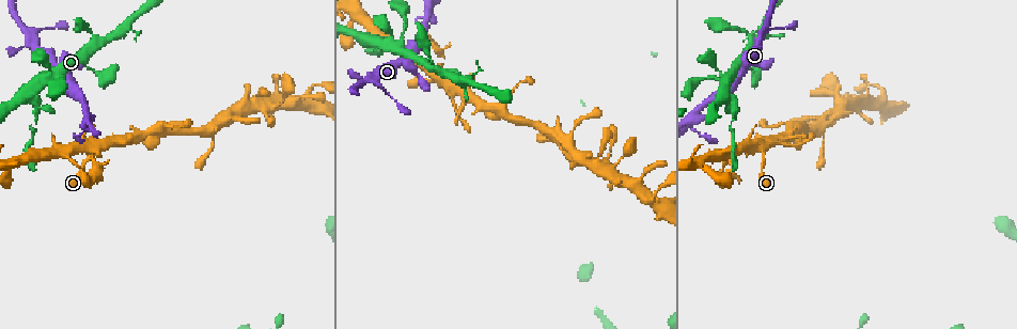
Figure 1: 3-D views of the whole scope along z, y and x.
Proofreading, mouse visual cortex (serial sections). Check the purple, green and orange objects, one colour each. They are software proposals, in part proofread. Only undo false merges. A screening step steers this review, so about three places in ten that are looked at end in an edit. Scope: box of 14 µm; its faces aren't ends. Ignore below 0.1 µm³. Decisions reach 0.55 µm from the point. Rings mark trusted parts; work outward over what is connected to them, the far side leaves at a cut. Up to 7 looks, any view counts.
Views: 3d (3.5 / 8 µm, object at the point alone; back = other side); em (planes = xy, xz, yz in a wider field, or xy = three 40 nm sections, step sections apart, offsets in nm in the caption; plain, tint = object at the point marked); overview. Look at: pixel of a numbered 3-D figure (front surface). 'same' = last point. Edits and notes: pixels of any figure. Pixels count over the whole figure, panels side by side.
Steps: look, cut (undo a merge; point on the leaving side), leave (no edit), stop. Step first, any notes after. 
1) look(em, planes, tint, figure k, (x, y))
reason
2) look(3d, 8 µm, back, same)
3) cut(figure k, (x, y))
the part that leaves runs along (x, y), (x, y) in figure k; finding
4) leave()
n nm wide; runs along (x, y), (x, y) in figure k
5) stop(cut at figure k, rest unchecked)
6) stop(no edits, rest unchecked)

look(em, xy, step 3, tint, figure 1, (428, 14))
branch point

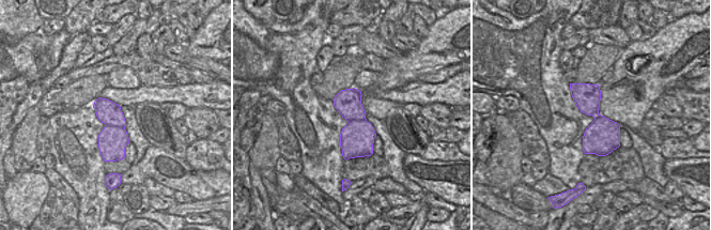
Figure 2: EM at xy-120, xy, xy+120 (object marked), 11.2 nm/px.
look(3d, 3.5 µm, same)

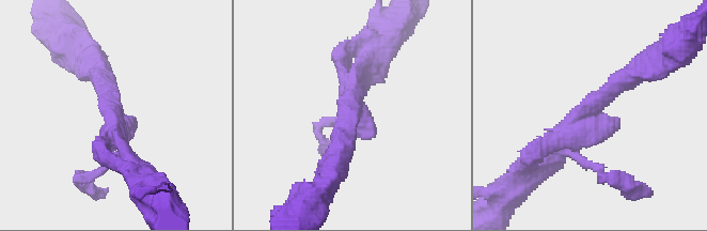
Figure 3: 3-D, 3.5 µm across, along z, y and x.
leave()
runs along (633, 74), (540, 166) in figure 3; continuous, no second cell

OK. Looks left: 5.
look(3d, 3.5 µm, figure 1, (94, 72))
narrows sharply

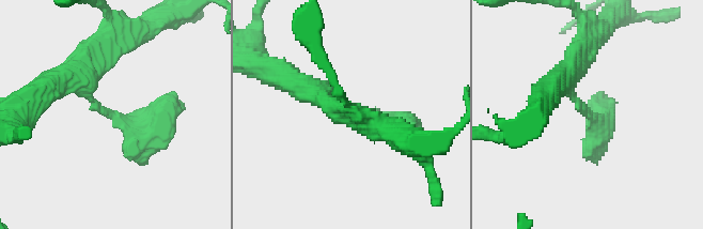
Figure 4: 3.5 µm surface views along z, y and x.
look(em, xy, step 3, tint, figure 4, (590, 114))

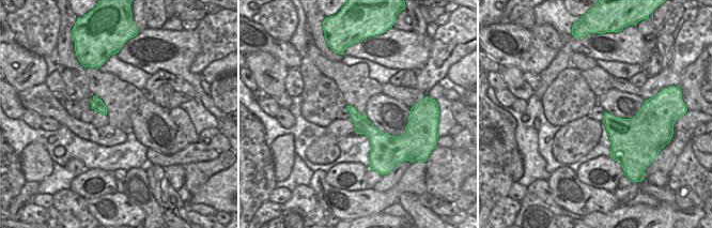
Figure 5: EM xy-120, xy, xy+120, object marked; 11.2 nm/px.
leave()
runs along (299, 85), (372, 126), (408, 128) in figure 4; continuous, no second cell

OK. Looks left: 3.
look(3d, 3.5 µm, figure 1, (390, 39))
thin arm on a thick one

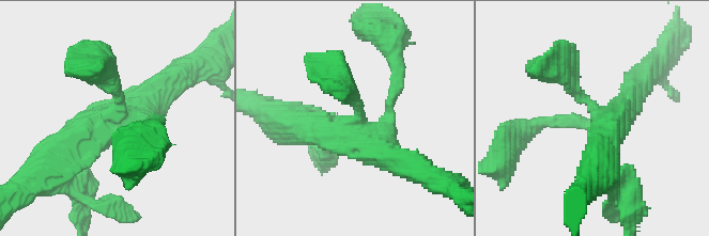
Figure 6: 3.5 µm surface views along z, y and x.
look(em, xy, step 3, tint, figure 6, (599, 116))
4 arms; arms of 200, 250, 400, 500 nm

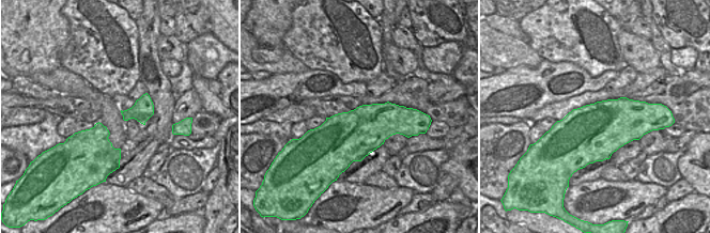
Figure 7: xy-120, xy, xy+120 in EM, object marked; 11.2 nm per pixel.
leave()
runs along (399, 160), (337, 81) in figure 6; all the same cell

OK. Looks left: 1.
stop(no edits, rest unchecked)

